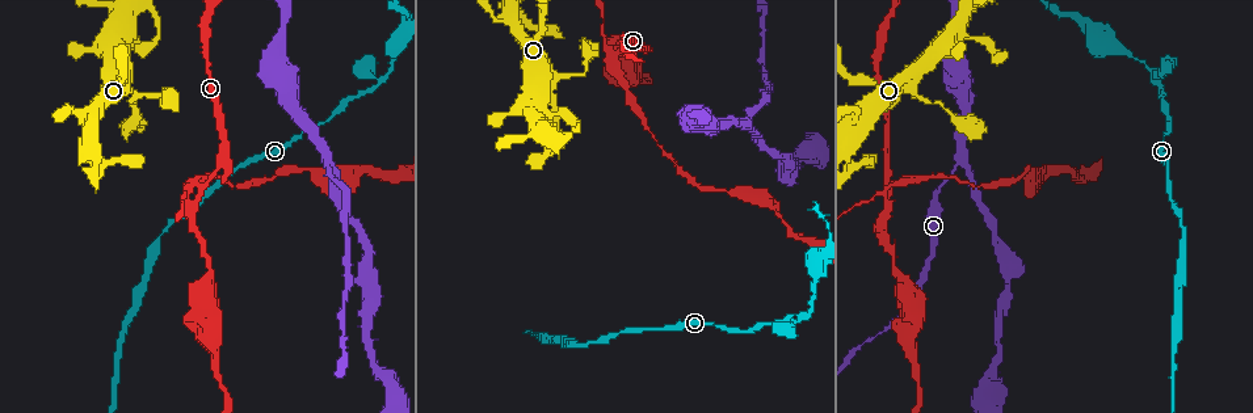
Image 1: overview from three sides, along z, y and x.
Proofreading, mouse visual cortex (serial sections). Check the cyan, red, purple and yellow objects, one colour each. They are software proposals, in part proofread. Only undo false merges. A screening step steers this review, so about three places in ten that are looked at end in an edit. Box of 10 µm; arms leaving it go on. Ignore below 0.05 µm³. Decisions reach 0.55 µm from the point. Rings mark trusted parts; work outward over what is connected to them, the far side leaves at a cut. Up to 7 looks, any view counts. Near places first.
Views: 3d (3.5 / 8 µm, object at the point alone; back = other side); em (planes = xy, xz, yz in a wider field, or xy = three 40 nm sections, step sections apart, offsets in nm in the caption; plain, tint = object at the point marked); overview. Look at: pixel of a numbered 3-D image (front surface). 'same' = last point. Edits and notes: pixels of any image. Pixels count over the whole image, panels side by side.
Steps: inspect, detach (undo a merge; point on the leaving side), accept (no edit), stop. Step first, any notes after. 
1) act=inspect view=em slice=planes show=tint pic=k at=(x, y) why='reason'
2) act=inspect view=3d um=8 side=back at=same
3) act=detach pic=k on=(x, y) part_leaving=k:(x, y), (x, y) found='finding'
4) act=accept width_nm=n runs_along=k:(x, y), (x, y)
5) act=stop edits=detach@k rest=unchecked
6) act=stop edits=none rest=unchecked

act=inspect view=3d um=3.5 pic=1 at=(200, 188) why='sharp bend'

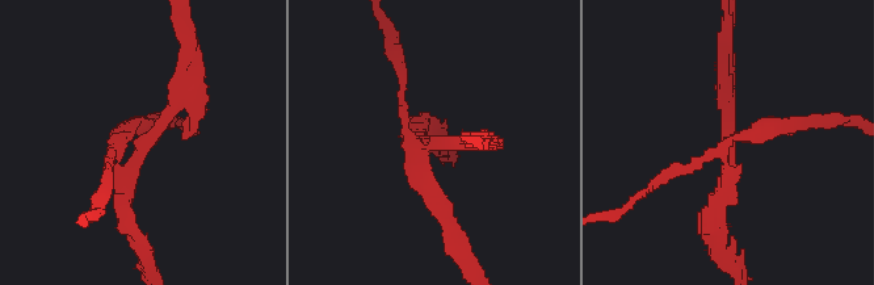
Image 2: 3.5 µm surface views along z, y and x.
act=inspect view=em slice=xy step=5 show=tint pic=2 at=(726, 144) arms=4 arm_widths_nm=150,200,200,200

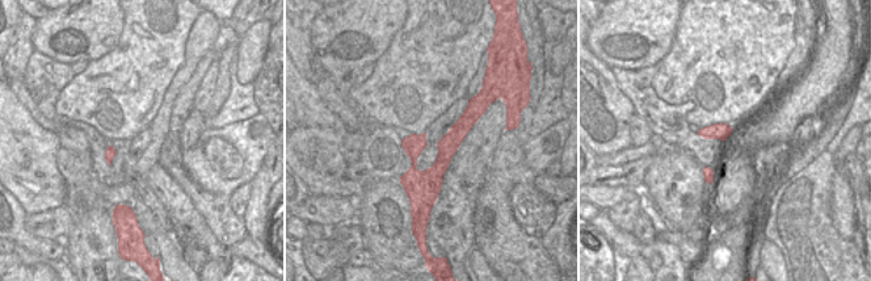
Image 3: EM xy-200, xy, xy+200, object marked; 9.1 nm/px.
act=detach pic=2 on=(773, 133) part_leaving=2:(735, 138), (772, 121), (839, 117) found='two cells meet here'

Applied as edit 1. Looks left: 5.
act=inspect view=overview why='redraw'

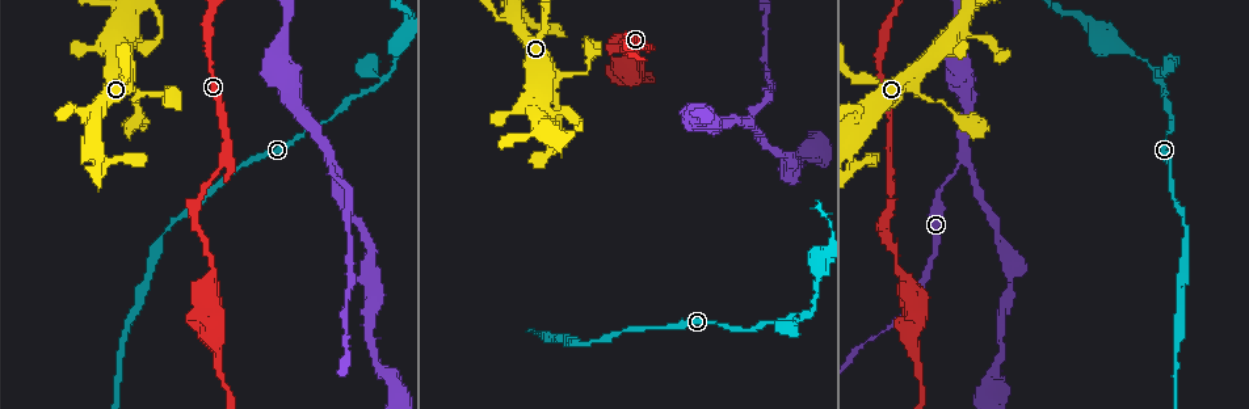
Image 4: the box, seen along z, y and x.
act=inspect view=3d um=3.5 pic=4 at=(327, 160) why='arms part here'

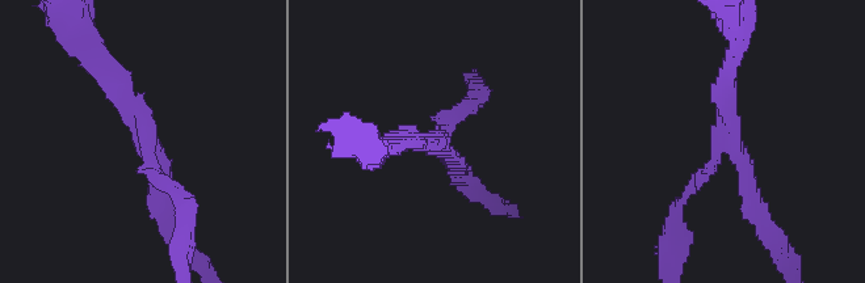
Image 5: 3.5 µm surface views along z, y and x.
act=inspect view=em slice=xy step=1 show=tint pic=5 at=(144, 142) arms=3 arm_widths_nm=150,250,250

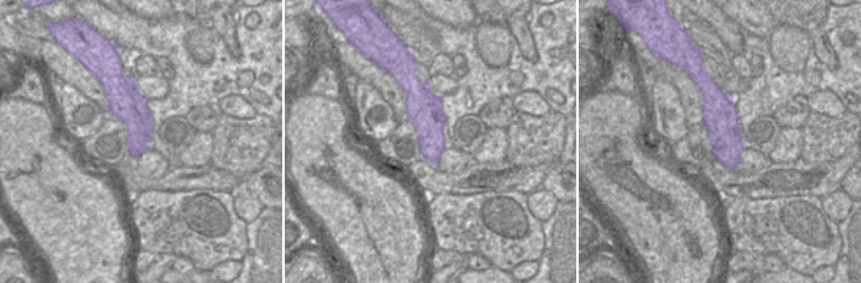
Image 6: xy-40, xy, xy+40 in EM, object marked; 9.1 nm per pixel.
act=inspect view=em slice=xy step=5 show=tint at=same

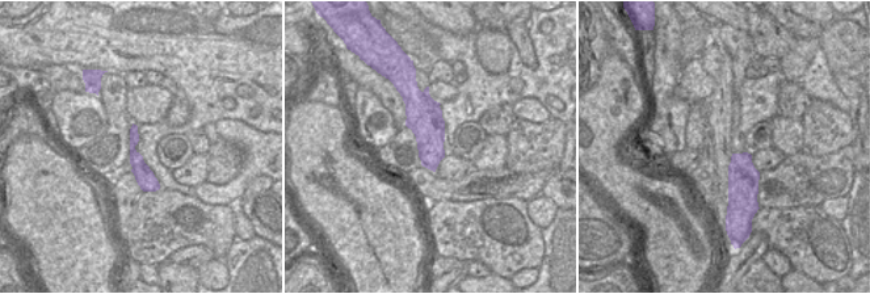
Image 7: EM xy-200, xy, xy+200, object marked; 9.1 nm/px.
act=detach pic=5 on=(100, 67) border=7:(421, 92), (444, 141) found='two cells meet here'

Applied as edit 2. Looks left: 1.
act=stop edits=detach@2,detach@5 rest=unchecked

